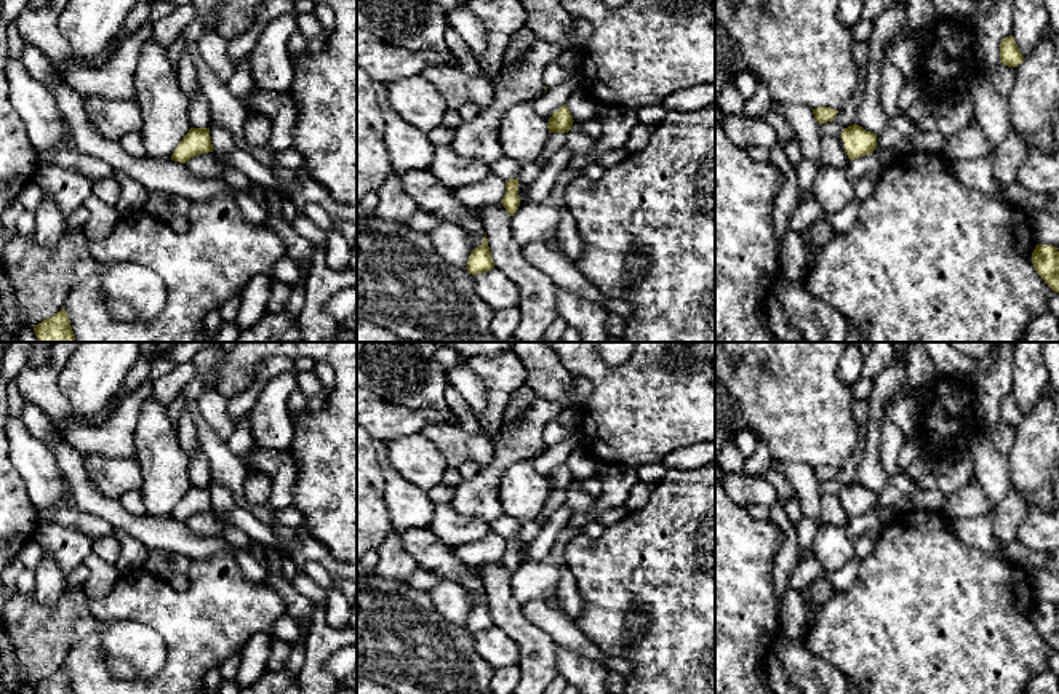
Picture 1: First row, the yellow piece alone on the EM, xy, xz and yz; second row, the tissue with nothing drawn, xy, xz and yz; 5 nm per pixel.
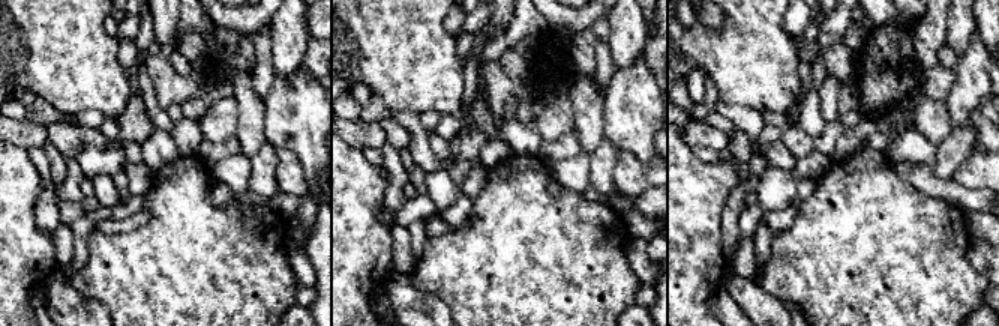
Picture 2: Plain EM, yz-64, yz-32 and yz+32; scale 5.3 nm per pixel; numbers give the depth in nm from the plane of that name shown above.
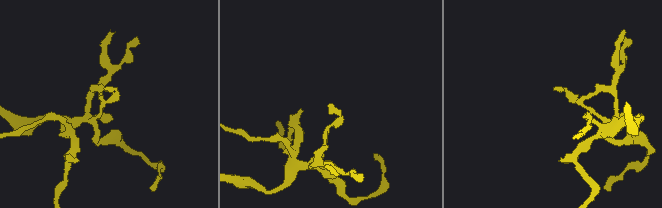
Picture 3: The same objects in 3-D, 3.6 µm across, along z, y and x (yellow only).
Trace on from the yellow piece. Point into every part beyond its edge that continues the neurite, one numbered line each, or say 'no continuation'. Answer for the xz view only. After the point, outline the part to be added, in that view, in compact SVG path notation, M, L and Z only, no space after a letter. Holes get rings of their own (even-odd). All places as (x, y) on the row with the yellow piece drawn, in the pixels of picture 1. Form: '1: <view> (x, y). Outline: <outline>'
no continuation

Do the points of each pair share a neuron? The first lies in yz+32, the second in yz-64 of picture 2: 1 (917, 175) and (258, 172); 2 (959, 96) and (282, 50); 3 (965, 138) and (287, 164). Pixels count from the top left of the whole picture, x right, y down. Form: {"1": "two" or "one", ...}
{"1": "two", "2": "two", "3": "two"}

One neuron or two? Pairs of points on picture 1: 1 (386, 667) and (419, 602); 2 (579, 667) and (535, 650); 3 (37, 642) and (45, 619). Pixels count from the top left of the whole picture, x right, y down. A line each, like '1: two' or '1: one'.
1: one
2: two
3: one

